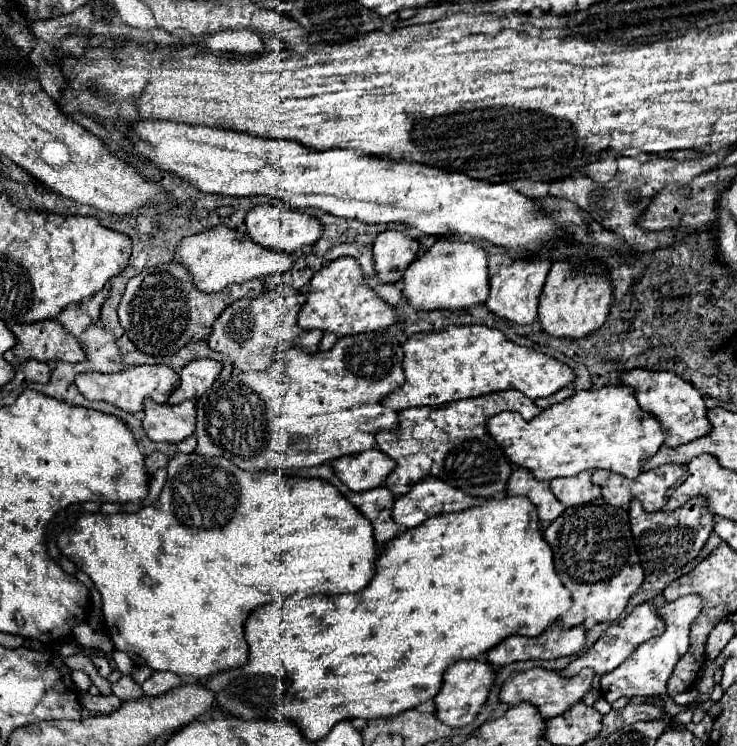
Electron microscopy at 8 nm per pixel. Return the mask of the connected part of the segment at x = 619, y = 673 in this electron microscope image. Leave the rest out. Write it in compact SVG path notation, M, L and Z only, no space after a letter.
M698 594L682 596L674 602L666 602L660 606L660 614L666 616L666 632L658 638L646 640L626 662L622 662L618 668L614 668L610 674L604 674L600 678L600 690L602 696L608 702L618 700L620 696L632 698L632 696L666 696L666 684L668 678L676 666L676 662L686 654L690 646L690 626L696 620L696 616L702 610L702 598Z

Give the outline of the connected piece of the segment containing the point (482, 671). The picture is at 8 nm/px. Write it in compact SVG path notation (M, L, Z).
M460 660L460 662L454 662L452 666L448 666L440 694L434 698L438 720L448 724L448 726L454 726L454 728L474 722L476 714L480 712L480 706L488 698L488 692L494 684L494 678L496 678L494 668L482 660Z

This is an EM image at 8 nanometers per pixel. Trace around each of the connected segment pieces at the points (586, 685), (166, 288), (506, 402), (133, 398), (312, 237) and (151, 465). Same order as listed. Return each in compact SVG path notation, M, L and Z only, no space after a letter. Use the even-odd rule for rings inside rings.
M536 666L532 670L526 670L526 672L520 672L520 674L514 674L512 678L508 678L500 690L500 700L508 702L508 704L530 702L542 712L544 718L554 718L558 714L564 714L578 702L582 702L582 696L590 690L592 680L594 680L594 670L588 670L588 668L582 670L578 676L564 678L556 670L546 670L546 668Z
M170 262L156 268L146 268L126 284L122 302L118 306L118 318L120 326L126 330L134 346L138 346L138 350L150 356L168 356L190 342L204 340L212 332L214 320L224 312L226 306L238 298L256 298L260 292L262 280L250 280L238 286L228 286L218 294L202 294L190 282L186 268Z
M518 390L492 392L478 398L456 400L438 408L418 406L400 410L400 428L398 432L378 432L378 448L384 450L392 460L396 460L394 472L388 476L386 486L396 494L406 494L408 490L394 490L398 486L412 486L414 482L436 476L444 482L460 488L462 492L474 496L476 500L486 500L502 496L514 468L498 468L498 452L478 452L478 442L482 442L482 432L486 430L488 418L504 410L534 408L534 416L540 408ZM466 444L474 448L466 448Z
M140 364L118 374L80 374L74 382L86 400L104 400L126 412L140 412L144 408L144 398L152 398L154 402L164 404L170 394L178 388L180 376L168 366Z
M264 204L264 206L256 206L254 210L248 212L246 216L246 236L268 250L280 250L286 254L294 254L296 250L302 250L304 246L314 246L320 236L322 236L322 224L304 214L304 212L292 212L284 206L272 206L272 204Z
M152 454L152 456L146 458L146 466L148 466L150 474L158 468L164 468L166 464L168 464L168 456L164 456L164 454Z

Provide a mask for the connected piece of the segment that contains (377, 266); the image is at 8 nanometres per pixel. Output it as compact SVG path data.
M394 230L378 234L374 242L374 270L380 282L398 282L418 254L418 240Z

